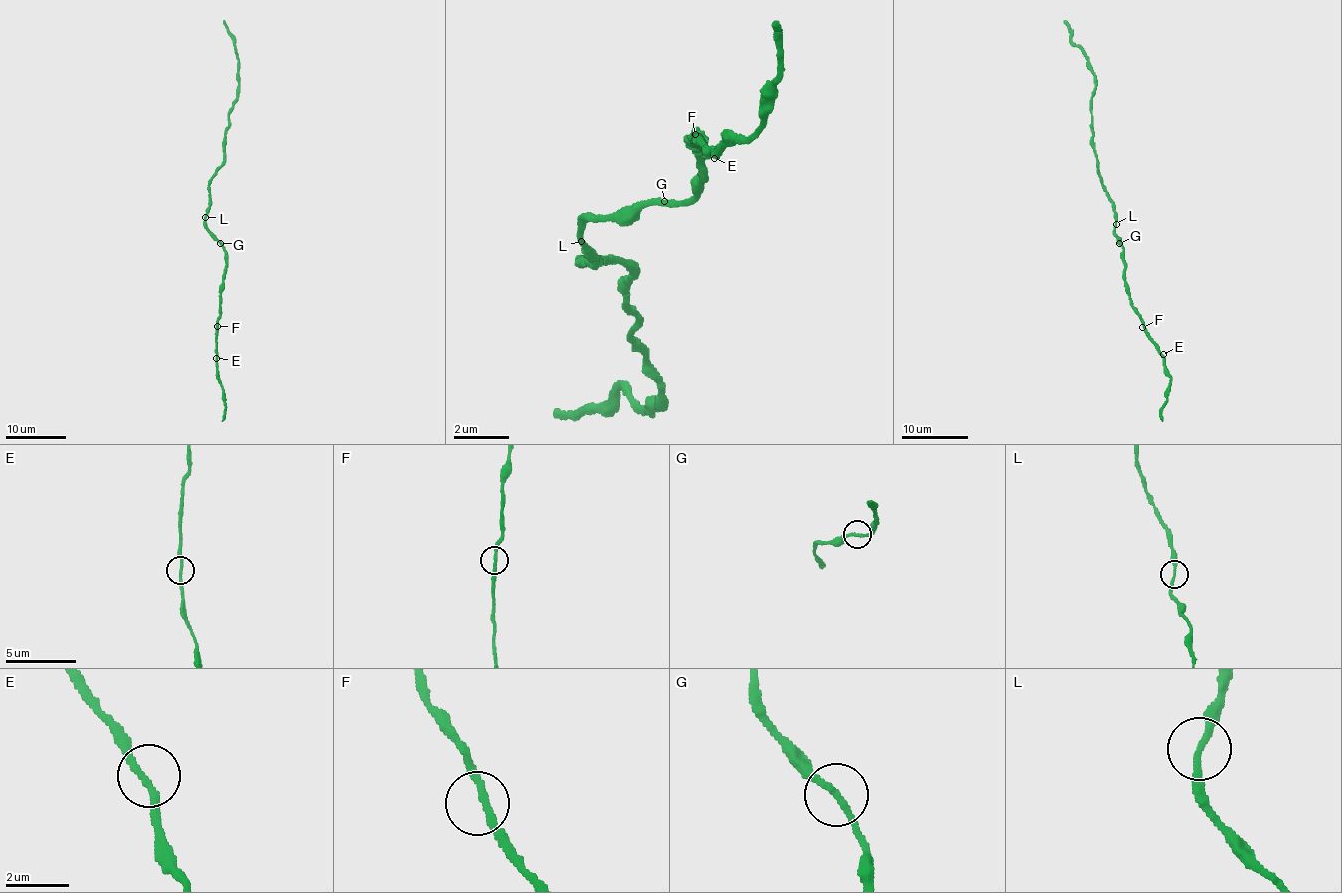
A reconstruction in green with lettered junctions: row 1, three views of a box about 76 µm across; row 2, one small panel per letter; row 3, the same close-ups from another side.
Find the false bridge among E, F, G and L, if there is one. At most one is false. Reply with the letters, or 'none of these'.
none of these

